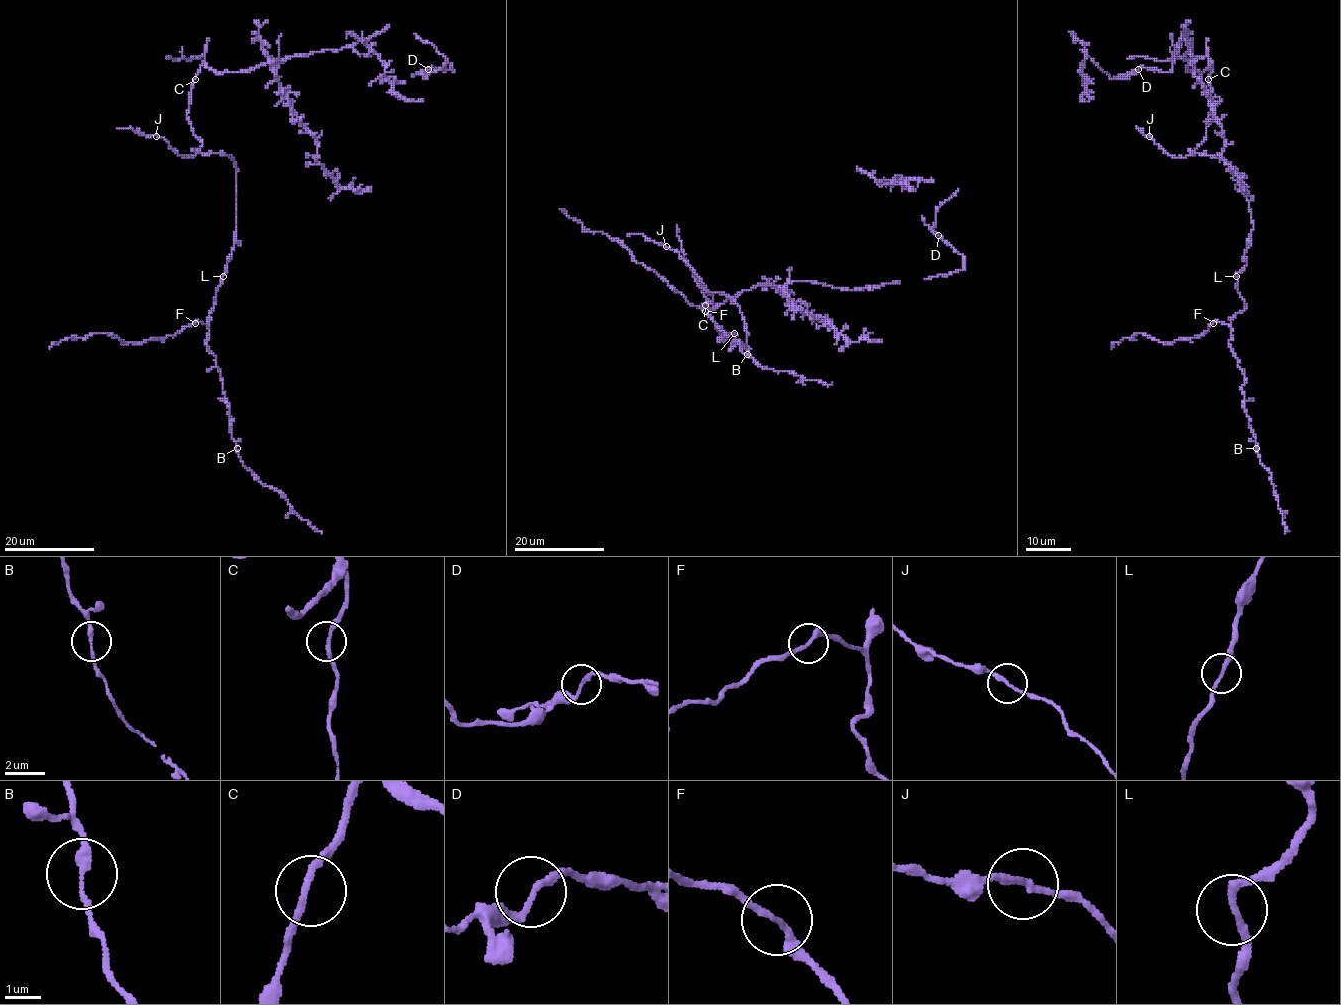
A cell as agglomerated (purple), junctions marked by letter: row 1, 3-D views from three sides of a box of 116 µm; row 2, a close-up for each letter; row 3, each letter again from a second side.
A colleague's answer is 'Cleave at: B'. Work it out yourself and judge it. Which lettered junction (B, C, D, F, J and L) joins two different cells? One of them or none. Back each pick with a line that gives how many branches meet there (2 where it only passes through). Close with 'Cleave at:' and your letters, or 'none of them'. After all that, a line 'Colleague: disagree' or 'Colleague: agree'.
Cleave at: none of them
Colleague: disagree

